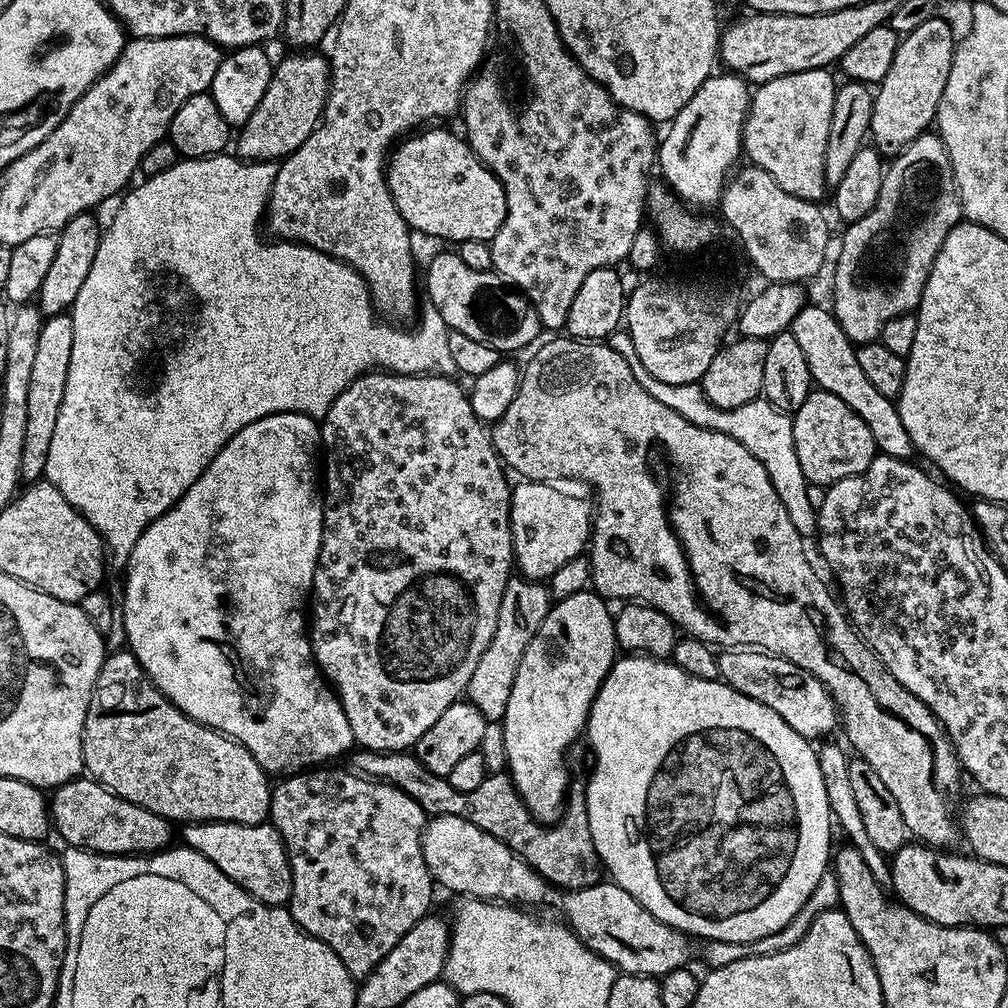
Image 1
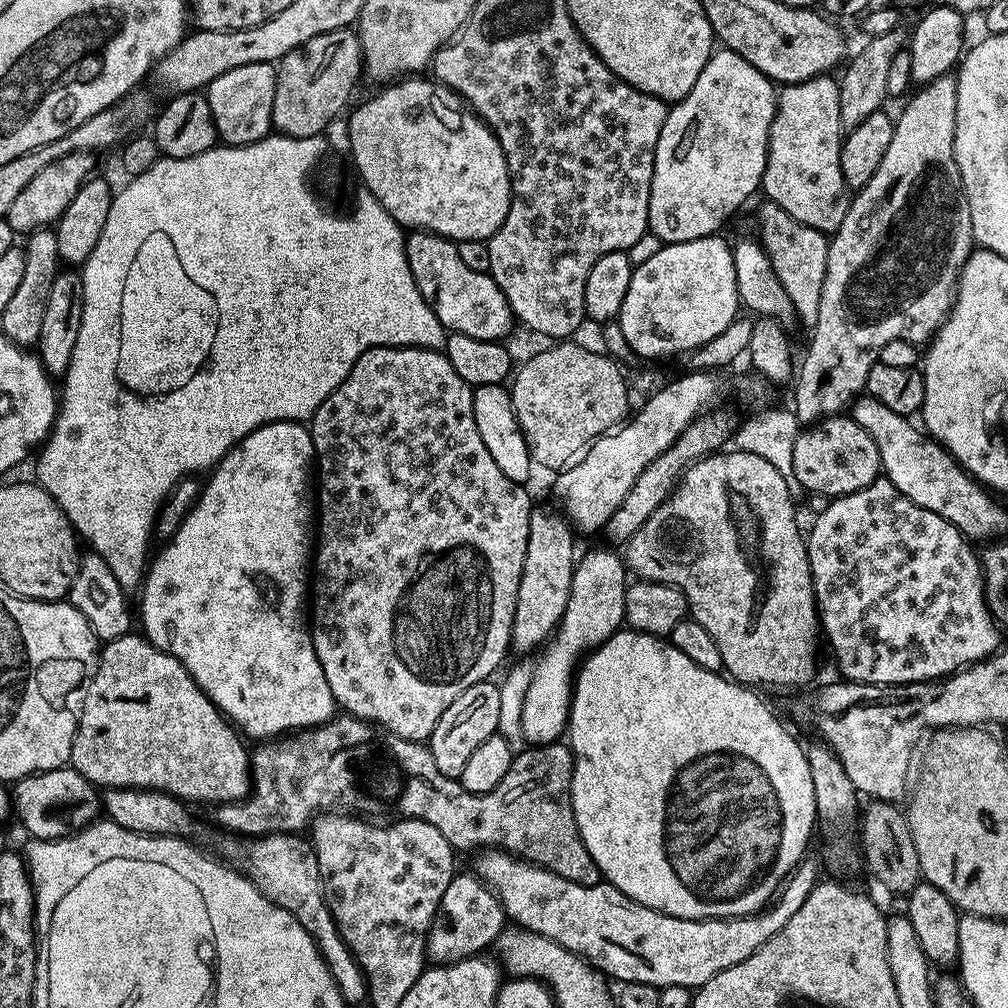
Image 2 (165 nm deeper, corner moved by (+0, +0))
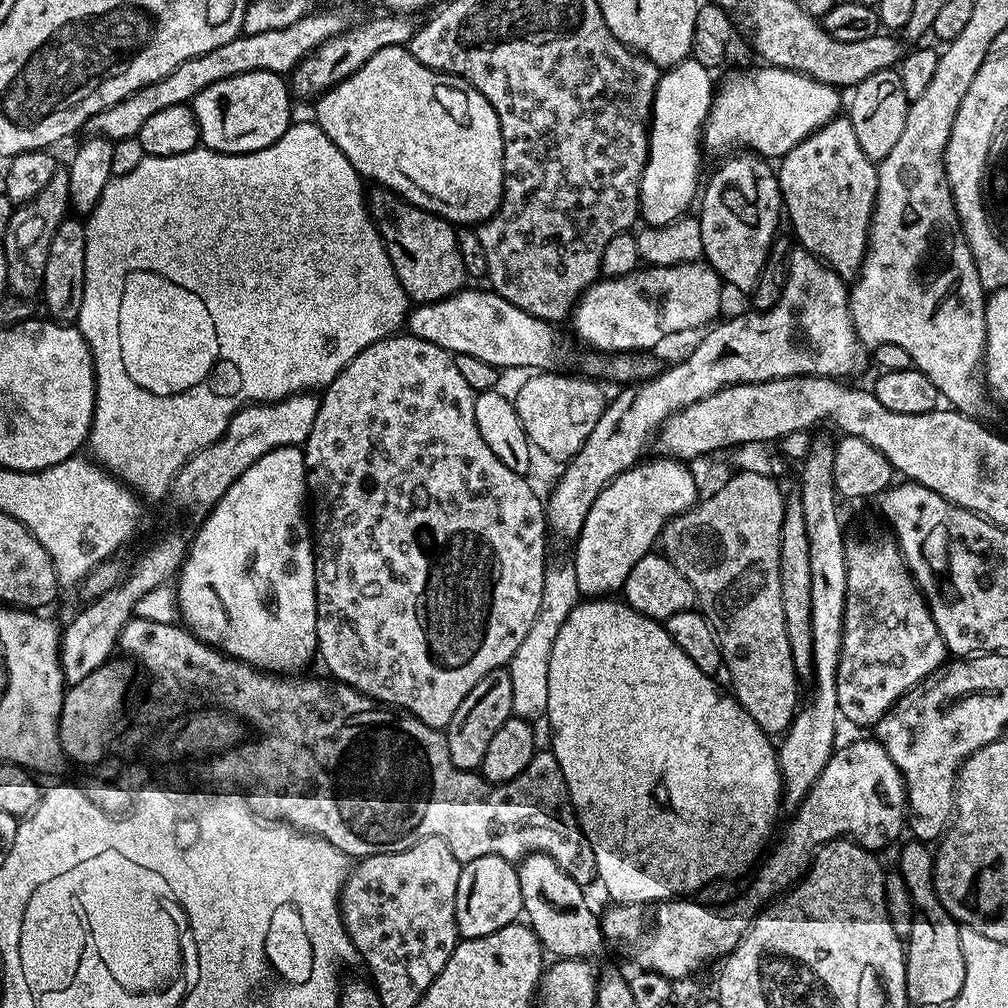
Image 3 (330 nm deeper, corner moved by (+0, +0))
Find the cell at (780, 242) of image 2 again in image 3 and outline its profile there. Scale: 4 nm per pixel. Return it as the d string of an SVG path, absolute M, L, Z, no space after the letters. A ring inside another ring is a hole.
M796 246L788 254L788 277L784 283L778 302L768 312L747 310L733 320L721 319L707 329L708 332L692 348L692 353L685 360L672 364L668 369L659 371L655 376L645 379L635 392L635 387L624 386L619 389L616 397L609 399L604 405L604 412L594 422L590 434L576 451L575 456L567 461L561 471L556 487L546 500L548 530L553 537L560 540L575 541L586 522L586 514L590 514L590 506L594 506L594 498L602 494L604 487L618 474L633 467L641 459L644 447L653 443L669 416L683 412L684 408L694 406L702 398L710 398L723 388L732 384L757 384L771 380L789 380L792 376L830 376L848 378L864 368L866 349L856 336L855 324L848 309L850 288L845 277L840 276L824 261L810 254L802 247Z

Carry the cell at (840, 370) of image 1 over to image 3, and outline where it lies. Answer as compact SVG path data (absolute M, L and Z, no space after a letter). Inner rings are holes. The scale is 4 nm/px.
M747 150L733 154L723 161L724 164L712 177L707 177L698 200L698 219L702 226L703 259L709 268L720 275L721 281L744 294L751 293L760 281L768 253L772 250L772 241L777 239L776 227L782 224L782 197L780 195L780 177L777 169L772 168L767 159Z

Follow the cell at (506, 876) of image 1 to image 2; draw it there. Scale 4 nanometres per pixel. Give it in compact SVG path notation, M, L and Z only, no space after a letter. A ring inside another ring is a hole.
M484 850L477 856L480 857L476 860L475 875L500 899L504 915L513 925L558 942L575 956L587 960L605 977L613 976L624 984L646 982L659 989L666 986L686 986L695 990L710 982L714 974L730 966L738 966L738 962L746 962L746 958L750 958L754 950L766 946L766 942L770 942L770 938L774 938L774 934L778 934L778 930L782 930L782 926L786 926L786 922L790 922L790 918L798 914L802 902L806 902L806 898L818 883L815 862L811 858L805 858L796 865L792 875L784 881L771 903L759 912L751 912L748 916L725 916L718 920L683 920L642 906L637 900L631 900L629 896L622 894L622 890L607 882L582 886L550 870L539 868L537 864L521 860L511 852Z

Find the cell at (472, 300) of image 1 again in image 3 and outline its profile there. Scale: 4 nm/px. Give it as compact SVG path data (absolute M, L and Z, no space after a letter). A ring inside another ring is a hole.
M377 187L375 191L370 196L372 223L380 231L394 274L398 274L398 282L402 282L409 301L433 304L461 291L466 284L466 273L462 254L458 254L457 229L441 216L406 202L388 188Z

